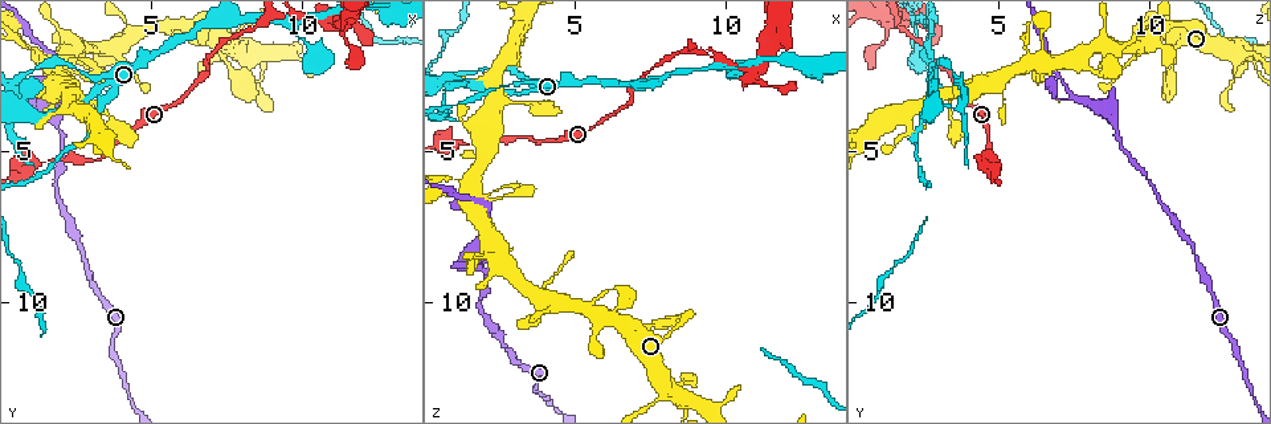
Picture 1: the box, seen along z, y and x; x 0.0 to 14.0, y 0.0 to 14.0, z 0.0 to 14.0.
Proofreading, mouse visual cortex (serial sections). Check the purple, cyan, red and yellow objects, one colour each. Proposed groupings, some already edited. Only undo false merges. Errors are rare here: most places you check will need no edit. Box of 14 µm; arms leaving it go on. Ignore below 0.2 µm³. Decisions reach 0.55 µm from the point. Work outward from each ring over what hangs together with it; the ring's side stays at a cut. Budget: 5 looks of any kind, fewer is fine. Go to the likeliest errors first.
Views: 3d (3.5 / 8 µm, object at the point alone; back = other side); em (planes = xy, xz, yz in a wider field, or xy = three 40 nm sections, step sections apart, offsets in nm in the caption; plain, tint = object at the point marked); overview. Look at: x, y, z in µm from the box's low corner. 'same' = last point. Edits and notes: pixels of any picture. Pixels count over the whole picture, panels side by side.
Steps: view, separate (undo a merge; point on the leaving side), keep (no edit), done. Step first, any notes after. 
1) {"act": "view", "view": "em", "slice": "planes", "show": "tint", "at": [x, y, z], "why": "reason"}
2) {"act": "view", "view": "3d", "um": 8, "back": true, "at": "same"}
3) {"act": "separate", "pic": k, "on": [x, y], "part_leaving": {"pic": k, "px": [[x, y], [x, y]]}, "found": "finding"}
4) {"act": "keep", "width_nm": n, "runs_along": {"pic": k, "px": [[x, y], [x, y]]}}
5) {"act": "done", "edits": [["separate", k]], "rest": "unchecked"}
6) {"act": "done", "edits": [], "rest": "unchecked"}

{"act": "view", "view": "3d", "um": 3.5, "at": [2.5, 2.2, 2.8], "why": "calibre changes"}

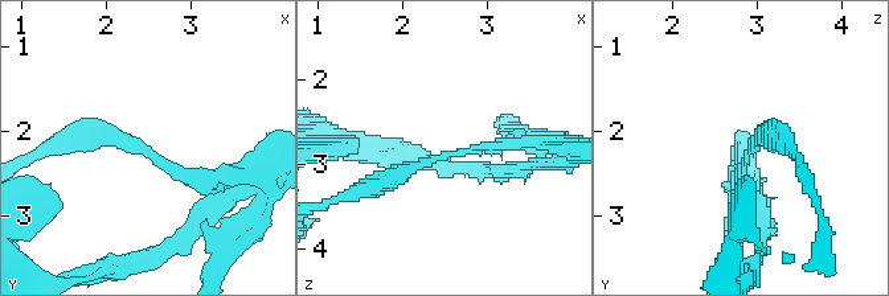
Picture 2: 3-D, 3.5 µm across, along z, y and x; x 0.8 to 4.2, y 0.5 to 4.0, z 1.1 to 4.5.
{"act": "view", "view": "em", "slice": "xy", "step": 3, "show": "tint", "at": [2.55, 2.25, 2.90], "arm_widths_nm": [150, 250]}

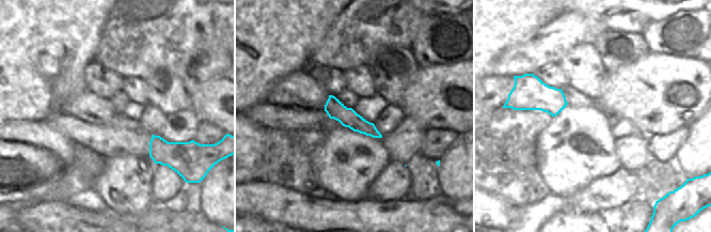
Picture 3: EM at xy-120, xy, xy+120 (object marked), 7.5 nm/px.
{"act": "keep", "runs_along": {"pic": 2, "px": [[527, 139], [450, 152], [372, 186]]}, "found": "all the same cell"}

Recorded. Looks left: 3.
{"act": "view", "view": "3d", "um": 3.5, "at": [1.8, 4.0, 8.8], "why": "sudden change in width"}

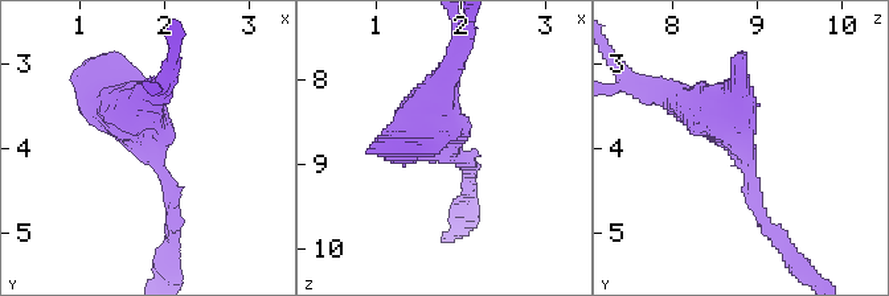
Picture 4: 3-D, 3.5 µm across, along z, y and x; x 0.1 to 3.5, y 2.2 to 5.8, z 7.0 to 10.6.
{"act": "view", "view": "em", "slice": "xy", "step": 5, "show": "tint", "at": [1.80, 4.00, 8.80], "why": "now the EM"}

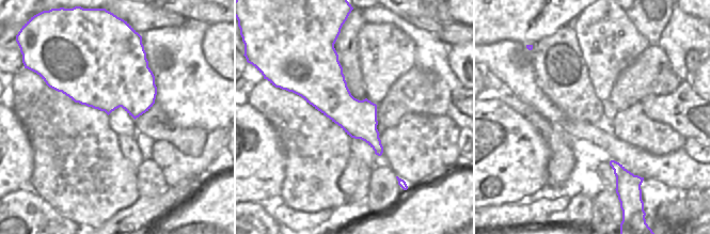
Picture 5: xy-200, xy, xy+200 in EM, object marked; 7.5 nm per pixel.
{"act": "keep", "runs_along": {"pic": 4, "px": [[766, 225], [729, 128], [681, 99]]}, "found": "continuous, no second cell"}

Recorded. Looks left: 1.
{"act": "done", "edits": [], "rest": "unchecked"}

